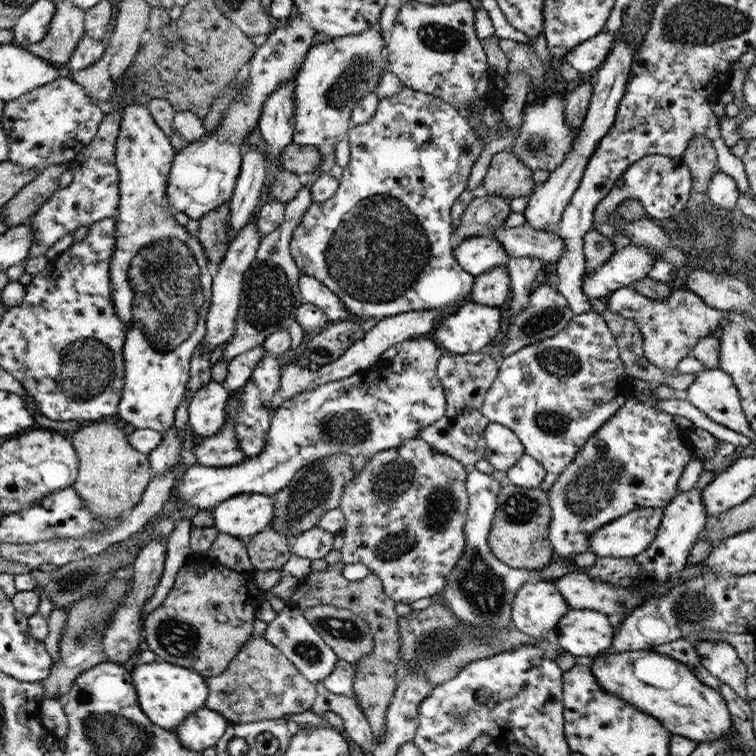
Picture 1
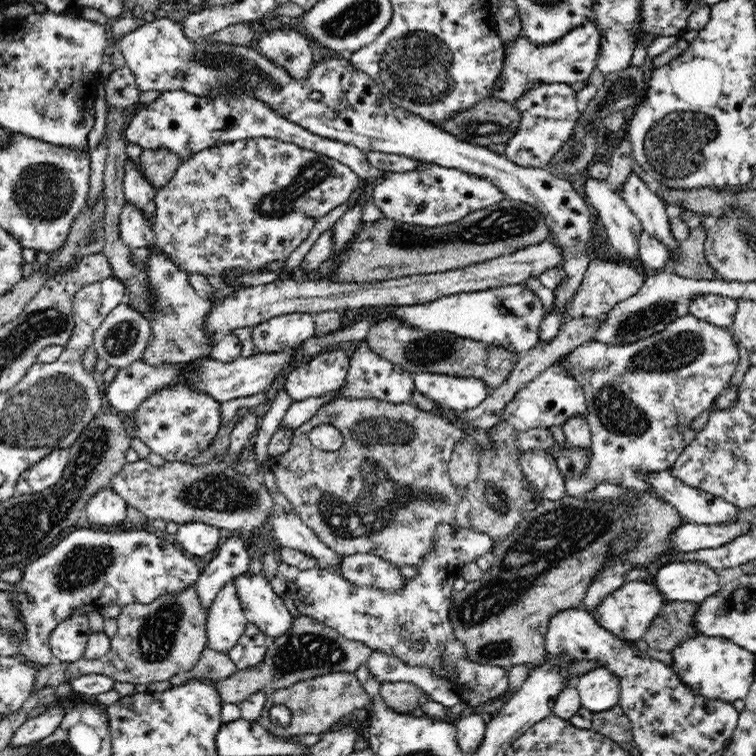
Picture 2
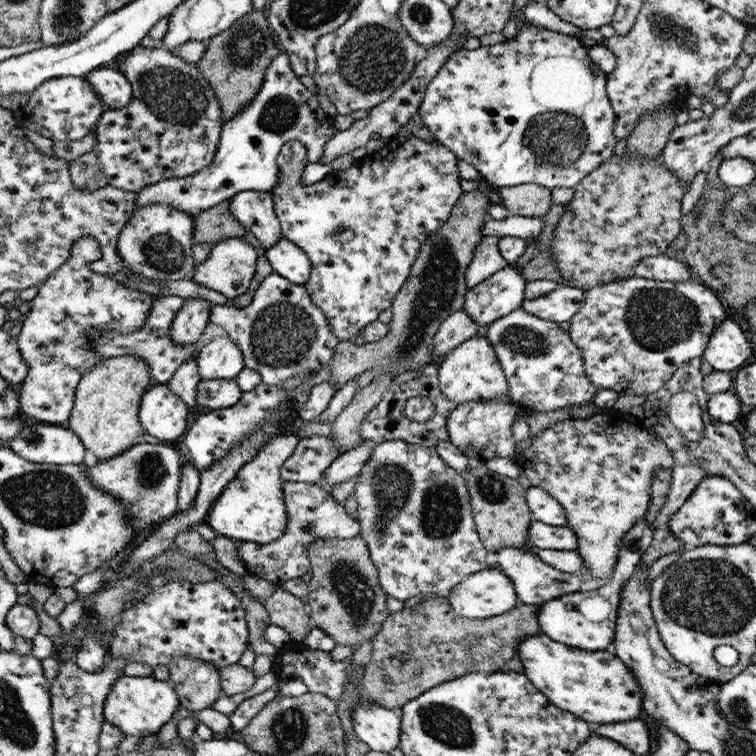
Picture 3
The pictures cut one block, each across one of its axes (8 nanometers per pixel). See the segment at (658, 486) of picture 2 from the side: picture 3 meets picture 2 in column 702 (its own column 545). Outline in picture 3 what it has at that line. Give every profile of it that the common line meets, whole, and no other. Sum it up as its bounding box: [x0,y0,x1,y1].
[526,486,569,526]

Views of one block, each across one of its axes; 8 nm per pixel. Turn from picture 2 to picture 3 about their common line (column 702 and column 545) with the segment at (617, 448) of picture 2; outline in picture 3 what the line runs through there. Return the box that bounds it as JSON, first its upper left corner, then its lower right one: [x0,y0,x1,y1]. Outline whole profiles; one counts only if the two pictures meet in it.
[482,307,600,412]

